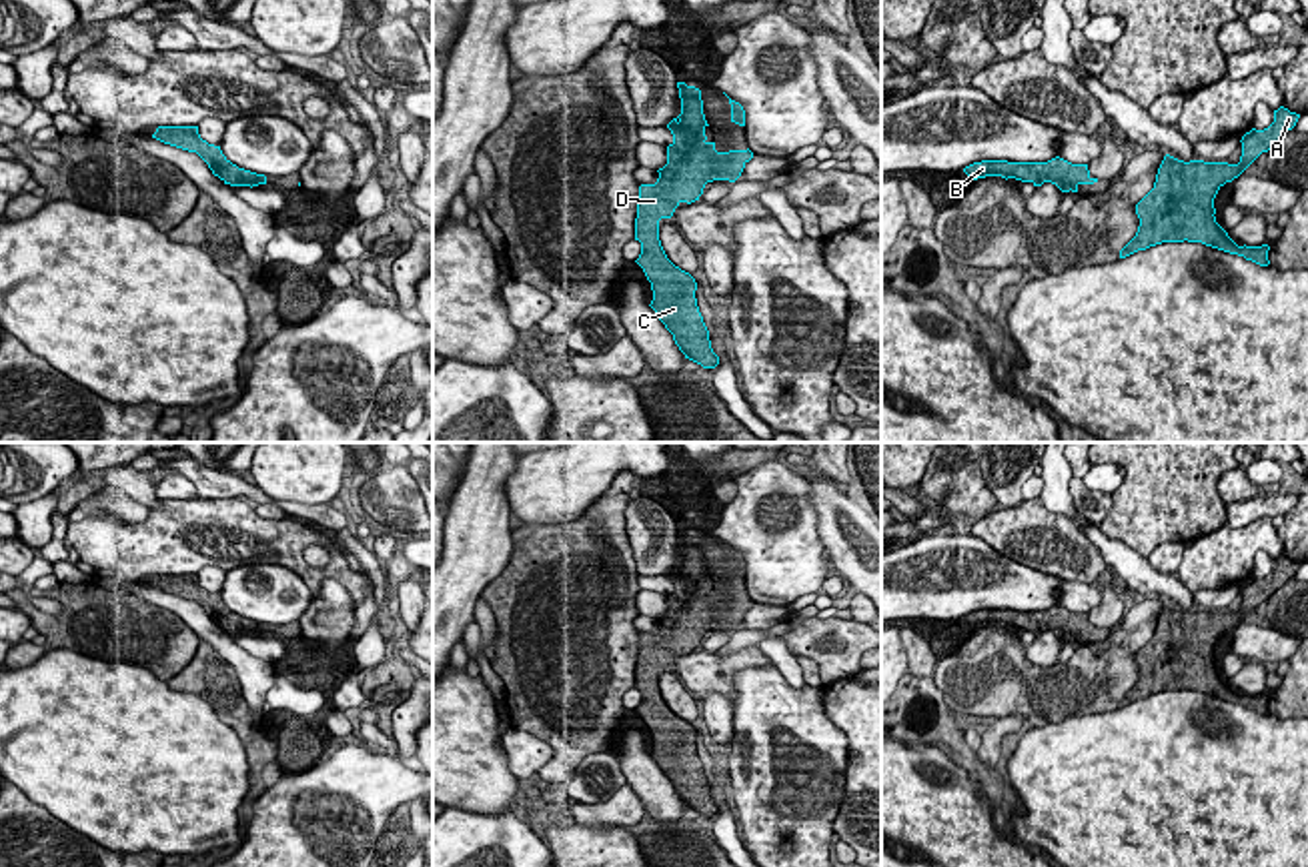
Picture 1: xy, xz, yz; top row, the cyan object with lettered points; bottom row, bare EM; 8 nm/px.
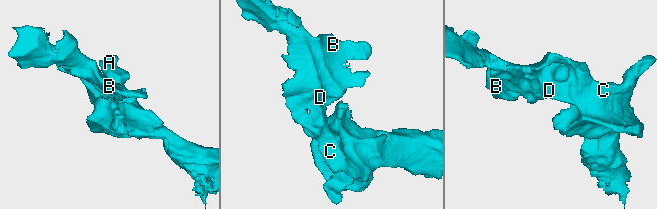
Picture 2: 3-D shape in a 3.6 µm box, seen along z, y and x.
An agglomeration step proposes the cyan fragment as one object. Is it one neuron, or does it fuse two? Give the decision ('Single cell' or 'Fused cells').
Single cell

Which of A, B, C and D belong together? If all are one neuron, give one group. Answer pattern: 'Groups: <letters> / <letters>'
Groups: A B C D

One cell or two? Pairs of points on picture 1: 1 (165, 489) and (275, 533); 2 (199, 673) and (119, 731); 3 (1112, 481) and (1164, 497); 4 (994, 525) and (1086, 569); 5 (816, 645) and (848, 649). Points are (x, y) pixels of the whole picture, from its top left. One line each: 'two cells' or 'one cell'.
1: two cells
2: two cells
3: two cells
4: one cell
5: one cell

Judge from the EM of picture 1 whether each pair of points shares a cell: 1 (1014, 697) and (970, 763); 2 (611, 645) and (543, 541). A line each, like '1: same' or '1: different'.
1: different
2: same

